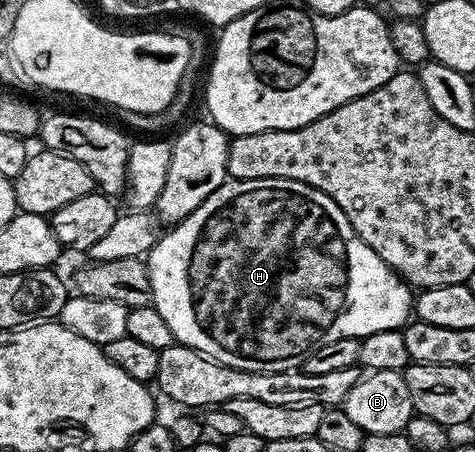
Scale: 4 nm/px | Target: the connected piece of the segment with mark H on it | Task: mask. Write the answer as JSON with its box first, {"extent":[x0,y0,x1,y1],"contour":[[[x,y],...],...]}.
{"extent":[148,179,412,373],"contour":[[[230,179],[216,189],[196,208],[187,219],[175,223],[161,236],[148,253],[148,266],[152,293],[152,305],[168,321],[175,340],[181,346],[195,347],[210,359],[220,361],[232,369],[244,369],[256,373],[276,373],[301,368],[303,361],[316,349],[328,345],[328,341],[340,341],[340,337],[365,339],[372,333],[396,331],[407,326],[412,315],[412,288],[402,276],[396,274],[373,249],[352,229],[348,217],[320,189],[291,179]]]}

